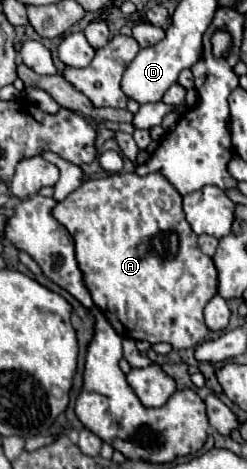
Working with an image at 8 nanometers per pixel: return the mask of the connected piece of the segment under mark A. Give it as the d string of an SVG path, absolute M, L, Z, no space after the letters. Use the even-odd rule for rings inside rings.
M117 173L103 179L89 179L59 201L53 215L75 241L75 259L95 305L121 337L145 339L149 343L165 341L173 349L189 349L203 341L209 331L203 321L203 307L217 293L217 269L211 257L199 249L197 235L185 223L179 191L161 173L145 177Z

